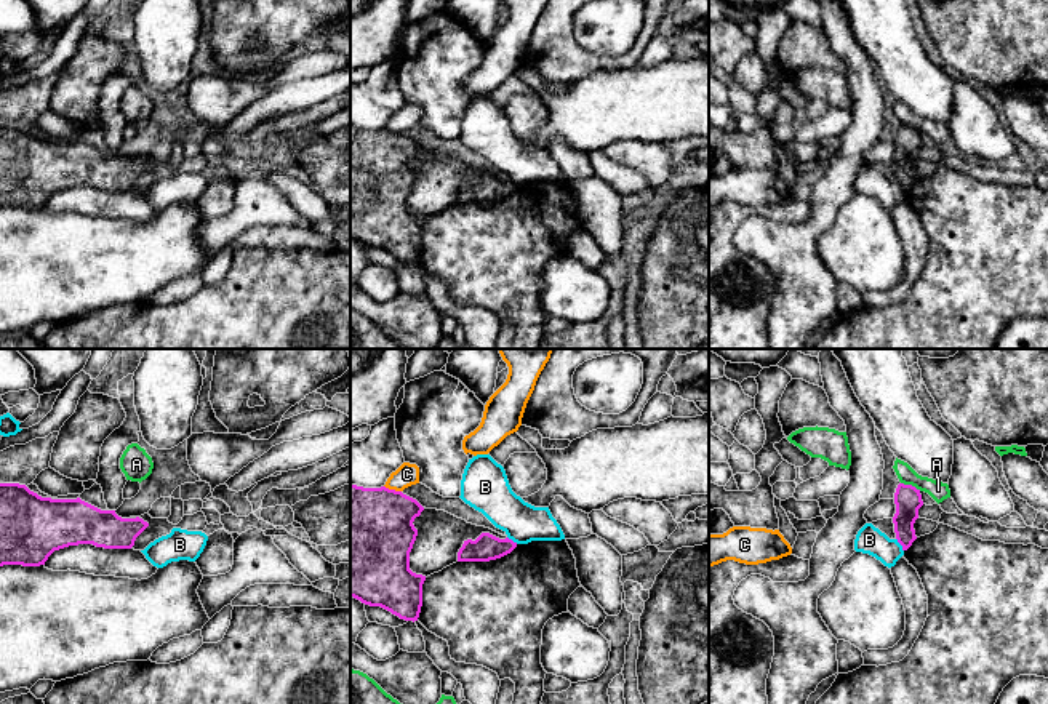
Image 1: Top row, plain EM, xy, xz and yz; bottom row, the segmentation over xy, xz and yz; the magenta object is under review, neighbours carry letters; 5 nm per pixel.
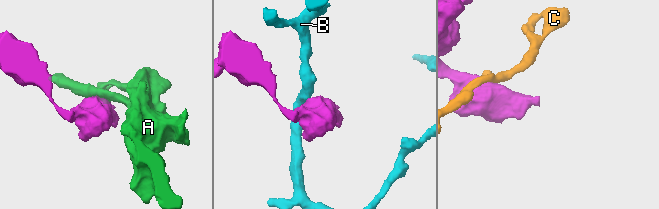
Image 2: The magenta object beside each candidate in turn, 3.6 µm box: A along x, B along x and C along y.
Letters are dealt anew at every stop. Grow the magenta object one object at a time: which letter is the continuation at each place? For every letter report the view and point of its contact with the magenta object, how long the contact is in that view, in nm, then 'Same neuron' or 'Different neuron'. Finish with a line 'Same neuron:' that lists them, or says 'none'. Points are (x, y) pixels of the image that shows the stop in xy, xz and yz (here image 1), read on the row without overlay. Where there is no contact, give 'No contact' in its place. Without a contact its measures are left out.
A: Touches magenta at yz (911, 127). Shared border 110 nm. Different neuron
B: Touches magenta at yz (900, 184). Shared border 80 nm. Different neuron
C: Touches magenta at xz (392, 132). Shared border 90 nm. Different neuron
Same neuron: none

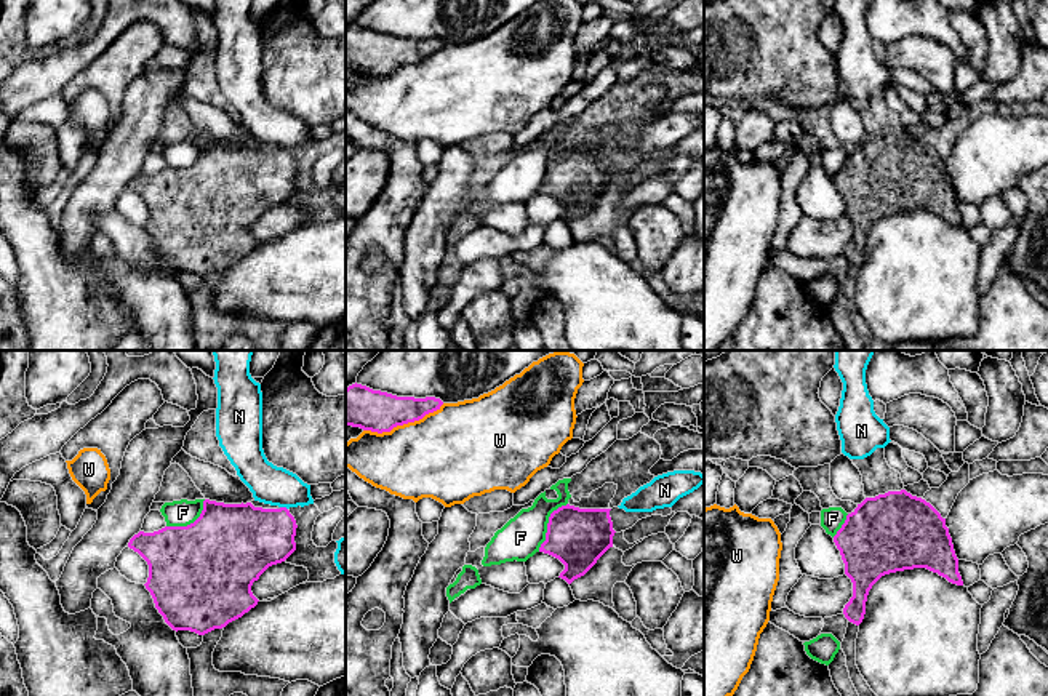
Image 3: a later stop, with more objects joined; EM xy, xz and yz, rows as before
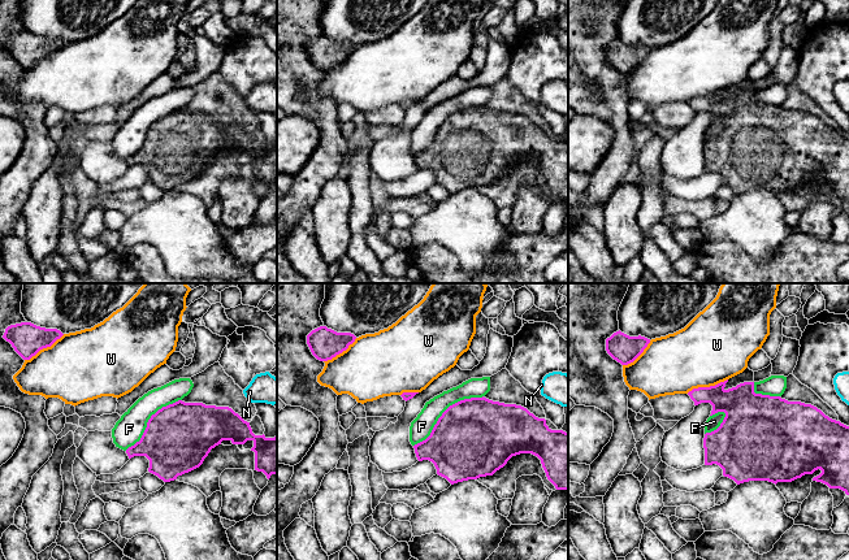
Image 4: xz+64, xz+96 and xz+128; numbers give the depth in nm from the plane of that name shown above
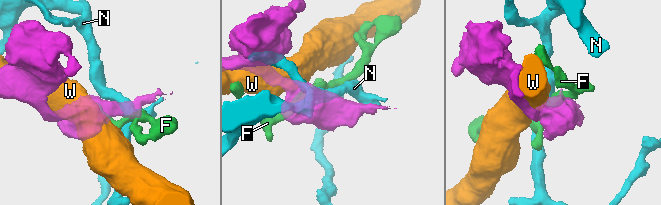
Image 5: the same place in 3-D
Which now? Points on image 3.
F: Touches magenta at xz (548, 167). Shared border 280 nm. Different neuron
N: Touches magenta at xy (284, 149). Shared border 40 nm. Different neuron
W: Touches magenta at xz (404, 64). Shared border 440 nm. Different neuron
Same neuron: none

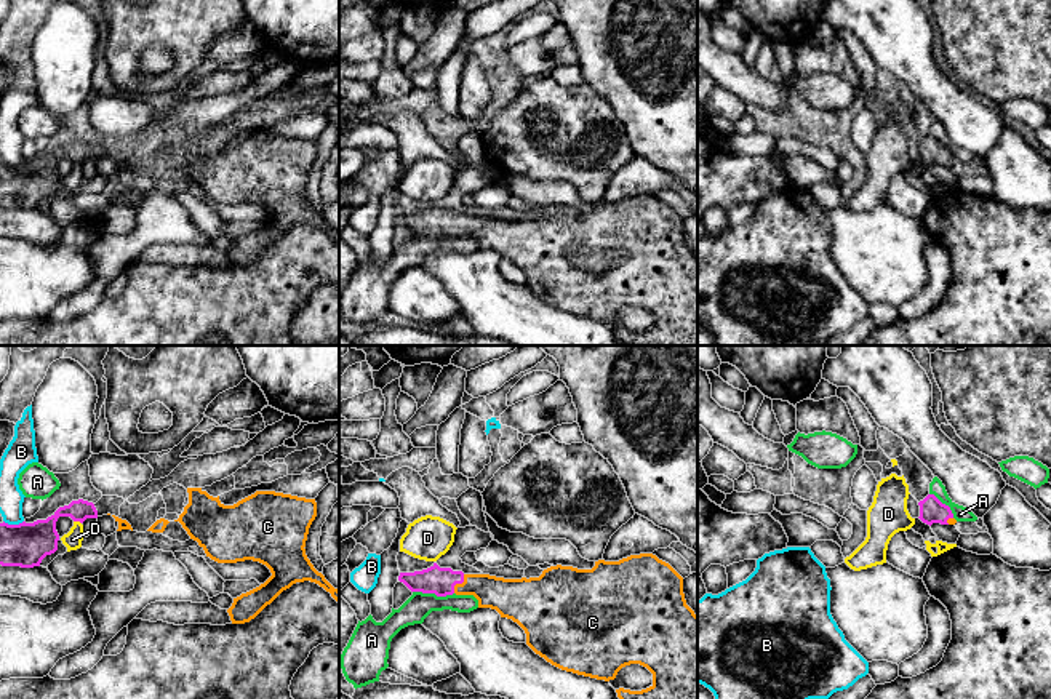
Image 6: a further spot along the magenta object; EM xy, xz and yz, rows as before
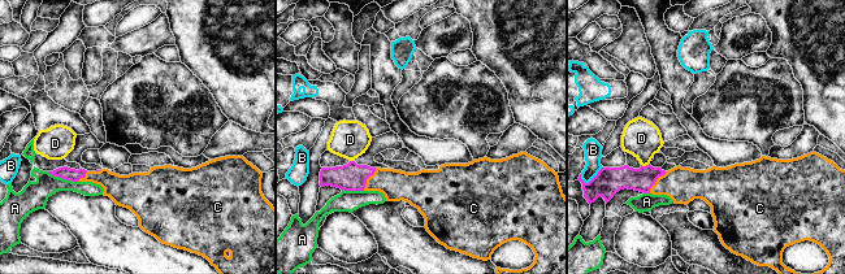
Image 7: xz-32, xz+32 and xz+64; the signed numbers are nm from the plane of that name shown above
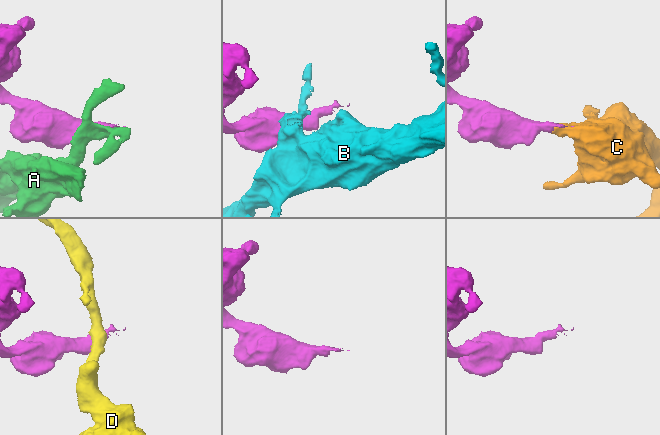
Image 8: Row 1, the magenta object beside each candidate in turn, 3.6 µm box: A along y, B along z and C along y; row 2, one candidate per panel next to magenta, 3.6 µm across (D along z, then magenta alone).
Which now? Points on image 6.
A: Touches magenta at xz (434, 234). Shared border 200 nm. Different neuron
B: Touches magenta at xy (13, 167). Shared border 100 nm. Different neuron
C: Touches magenta at xz (458, 224). Shared border 110 nm. Same neuron
D: Touches magenta at xy (77, 162). Shared border 40 nm. Different neuron
Same neuron: C

